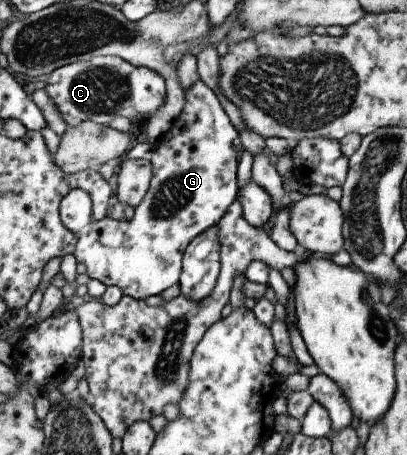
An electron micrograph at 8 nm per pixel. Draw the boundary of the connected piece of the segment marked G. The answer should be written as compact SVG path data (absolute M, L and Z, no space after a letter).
M195 81L184 92L181 112L171 124L171 130L155 142L151 148L149 162L152 174L147 192L134 208L130 220L115 220L111 216L103 218L90 216L90 198L84 190L73 189L61 198L59 218L61 224L77 236L77 244L72 250L75 260L83 263L89 278L99 280L106 287L116 286L123 295L135 300L157 296L172 284L177 284L181 272L181 259L185 247L203 230L207 230L225 214L225 210L237 197L236 170L242 144L239 134L219 104L217 97L203 82Z

